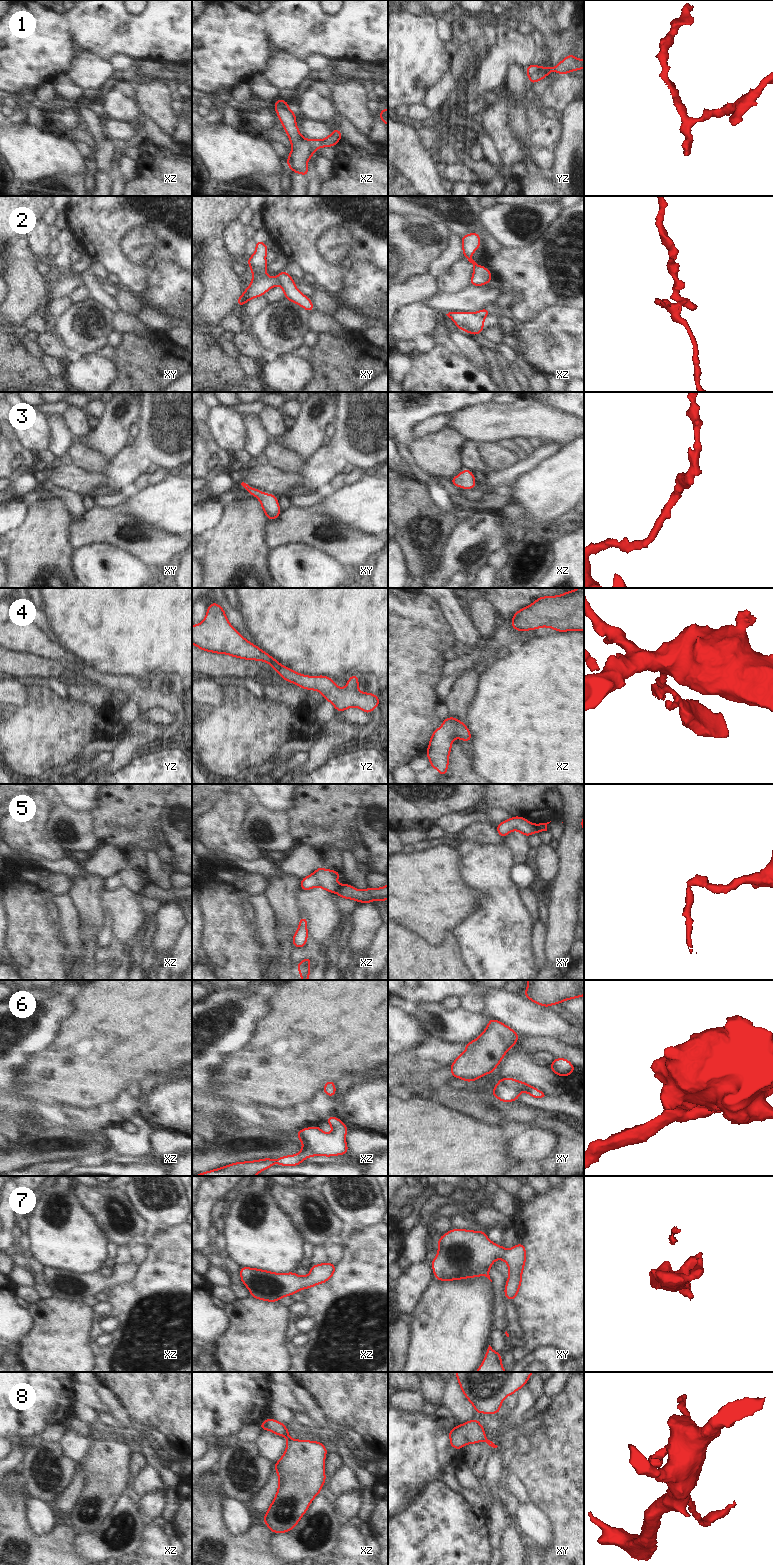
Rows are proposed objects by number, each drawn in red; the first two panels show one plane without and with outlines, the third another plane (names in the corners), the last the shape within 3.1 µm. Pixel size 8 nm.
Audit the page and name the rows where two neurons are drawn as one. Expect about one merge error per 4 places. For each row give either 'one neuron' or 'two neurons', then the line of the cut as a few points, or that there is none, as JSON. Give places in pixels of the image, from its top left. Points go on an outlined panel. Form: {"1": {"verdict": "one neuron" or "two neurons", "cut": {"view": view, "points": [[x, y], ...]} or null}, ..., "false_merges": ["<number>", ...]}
{"1": {"verdict": "two neurons", "cut": {"view": "xz", "points": [[306, 139], [312, 153]]}}, "2": {"verdict": "two neurons", "cut": {"view": "xz", "points": [[473, 313], [483, 319]]}}, "3": {"verdict": "one neuron", "cut": null}, "4": {"verdict": "one neuron", "cut": null}, "5": {"verdict": "two neurons", "cut": {"view": "xz", "points": [[340, 885], [335, 892]]}}, "6": {"verdict": "one neuron", "cut": null}, "7": {"verdict": "one neuron", "cut": null}, "8": {"verdict": "one neuron", "cut": null}, "false_merges": ["1", "2", "5"]}

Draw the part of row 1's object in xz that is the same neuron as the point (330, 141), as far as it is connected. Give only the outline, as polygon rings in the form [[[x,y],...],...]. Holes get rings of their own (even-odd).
[[[333,128],[333,132],[326,138],[318,139],[307,139],[307,142],[311,148],[311,152],[314,153],[317,149],[322,147],[334,147],[342,138],[342,132]]]

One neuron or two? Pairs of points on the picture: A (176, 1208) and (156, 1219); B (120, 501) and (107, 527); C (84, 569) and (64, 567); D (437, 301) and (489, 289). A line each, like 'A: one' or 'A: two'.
A: one
B: two
C: two
D: one

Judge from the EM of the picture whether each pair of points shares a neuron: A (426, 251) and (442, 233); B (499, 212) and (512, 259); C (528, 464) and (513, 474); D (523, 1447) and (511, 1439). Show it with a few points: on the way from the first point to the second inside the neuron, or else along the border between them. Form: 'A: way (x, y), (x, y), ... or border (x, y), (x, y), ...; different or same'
A: way (426, 246), (437, 236); same
B: border (532, 242), (523, 247), (501, 246); different
C: way (524, 466), (517, 470); same
D: way (520, 1444), (514, 1440); same

